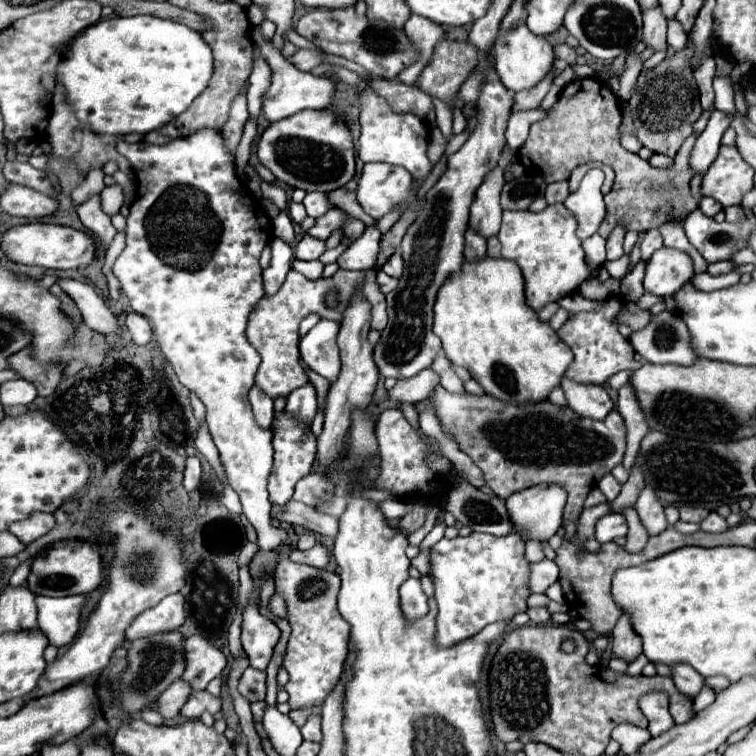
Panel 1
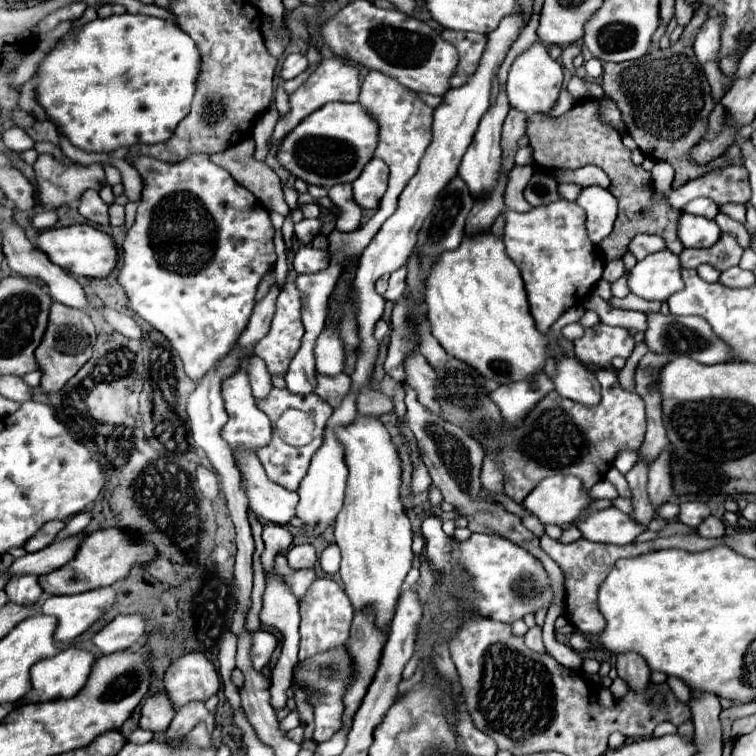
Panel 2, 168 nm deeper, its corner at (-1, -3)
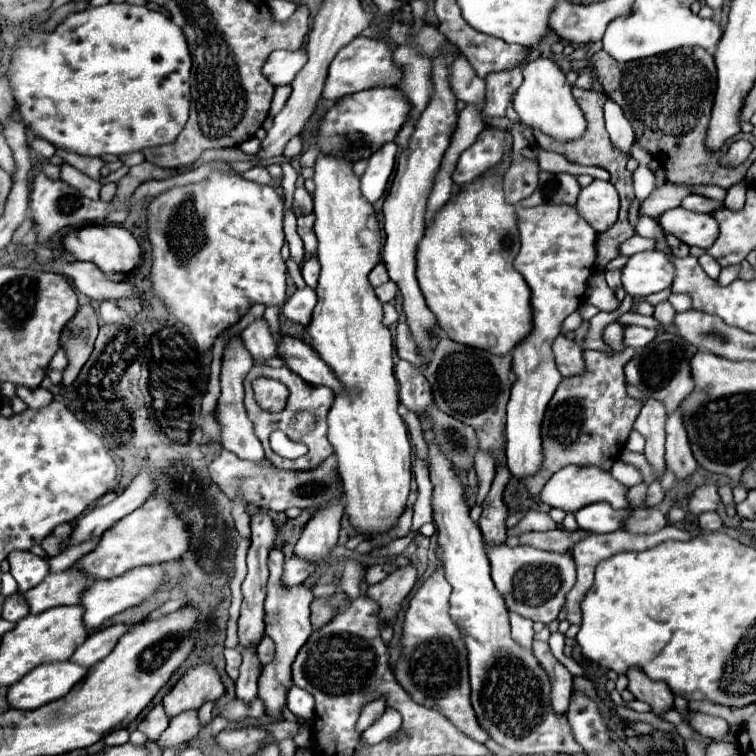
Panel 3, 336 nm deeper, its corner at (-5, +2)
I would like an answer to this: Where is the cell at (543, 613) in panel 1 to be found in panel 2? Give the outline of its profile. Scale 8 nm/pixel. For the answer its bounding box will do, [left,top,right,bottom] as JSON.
[526,627,546,653]

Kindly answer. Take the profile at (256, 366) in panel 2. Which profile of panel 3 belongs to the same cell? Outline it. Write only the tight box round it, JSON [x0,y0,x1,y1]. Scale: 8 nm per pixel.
[242,316,276,364]

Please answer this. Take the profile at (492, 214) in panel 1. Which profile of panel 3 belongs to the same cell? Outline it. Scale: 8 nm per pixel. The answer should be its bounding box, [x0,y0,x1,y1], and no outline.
[484,68,522,116]

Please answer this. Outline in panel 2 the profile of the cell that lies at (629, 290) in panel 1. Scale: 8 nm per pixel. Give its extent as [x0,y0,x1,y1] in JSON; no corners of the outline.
[644,313,730,365]

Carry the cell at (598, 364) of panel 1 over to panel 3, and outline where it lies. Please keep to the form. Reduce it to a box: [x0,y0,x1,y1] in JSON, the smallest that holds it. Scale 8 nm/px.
[624,326,656,350]

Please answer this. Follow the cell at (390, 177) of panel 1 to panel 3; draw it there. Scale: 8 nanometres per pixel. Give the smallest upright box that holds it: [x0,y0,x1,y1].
[362,142,399,202]

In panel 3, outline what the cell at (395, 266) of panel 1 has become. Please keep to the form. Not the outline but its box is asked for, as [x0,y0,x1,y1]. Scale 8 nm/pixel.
[376,282,398,304]

